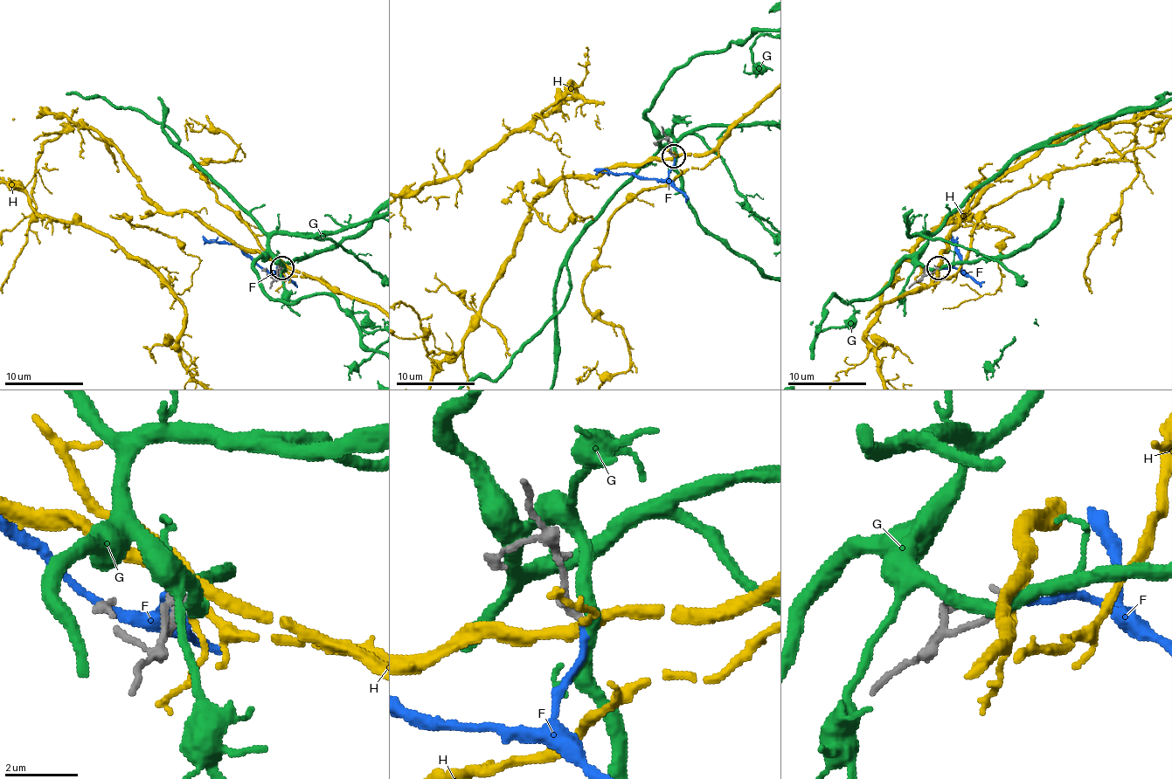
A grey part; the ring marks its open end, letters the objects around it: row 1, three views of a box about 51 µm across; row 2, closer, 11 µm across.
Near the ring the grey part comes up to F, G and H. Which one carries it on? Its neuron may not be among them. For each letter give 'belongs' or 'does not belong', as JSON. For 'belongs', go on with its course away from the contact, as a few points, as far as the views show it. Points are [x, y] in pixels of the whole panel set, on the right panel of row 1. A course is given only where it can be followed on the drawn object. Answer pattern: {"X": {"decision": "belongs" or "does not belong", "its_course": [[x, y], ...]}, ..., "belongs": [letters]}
{"F": {"decision": "belongs"}, "G": {"decision": "does not belong"}, "H": {"decision": "does not belong"}, "belongs": ["F"]}

